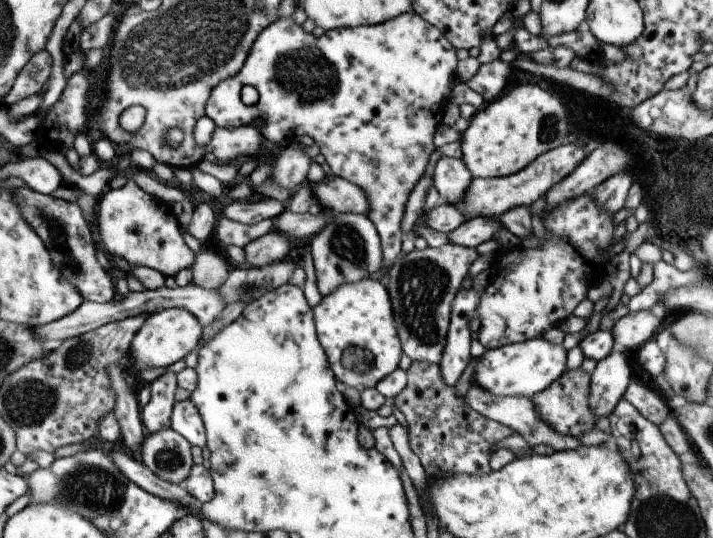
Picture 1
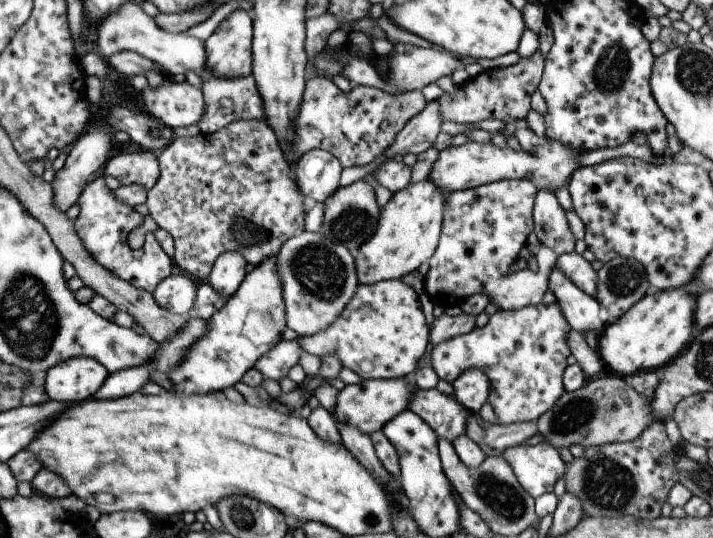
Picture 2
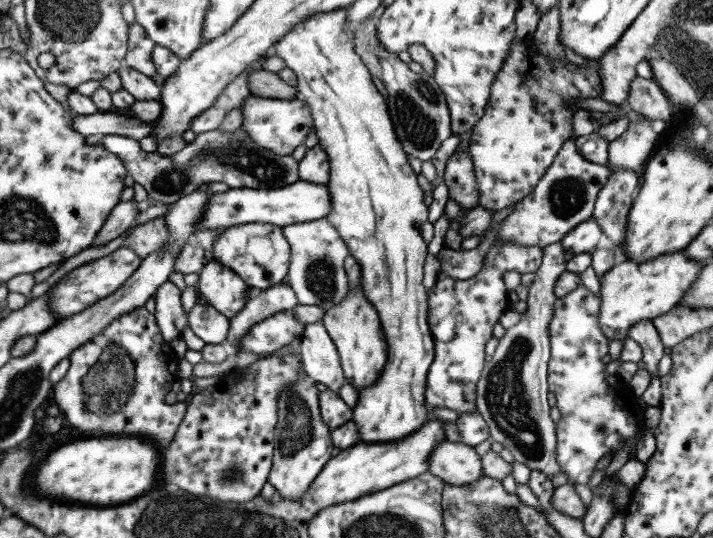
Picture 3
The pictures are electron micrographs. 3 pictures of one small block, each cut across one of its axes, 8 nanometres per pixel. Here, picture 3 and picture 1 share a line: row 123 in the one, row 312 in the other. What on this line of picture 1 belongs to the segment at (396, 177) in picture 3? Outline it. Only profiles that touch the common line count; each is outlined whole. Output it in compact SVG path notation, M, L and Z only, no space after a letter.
M368 277L360 282L336 288L330 296L323 296L320 303L314 306L313 319L317 338L328 358L332 372L337 380L344 382L348 387L354 387L360 392L374 388L378 382L399 368L403 350L394 324L392 302L385 282Z

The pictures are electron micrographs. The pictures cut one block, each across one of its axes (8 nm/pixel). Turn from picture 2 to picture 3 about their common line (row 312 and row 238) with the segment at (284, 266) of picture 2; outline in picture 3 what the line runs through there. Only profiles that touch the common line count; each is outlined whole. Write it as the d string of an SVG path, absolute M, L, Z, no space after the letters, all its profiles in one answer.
M322 218L284 226L282 234L291 248L289 269L285 277L296 293L297 301L303 305L319 306L324 311L340 304L351 291L344 267L351 253L338 231L328 223L328 219Z

